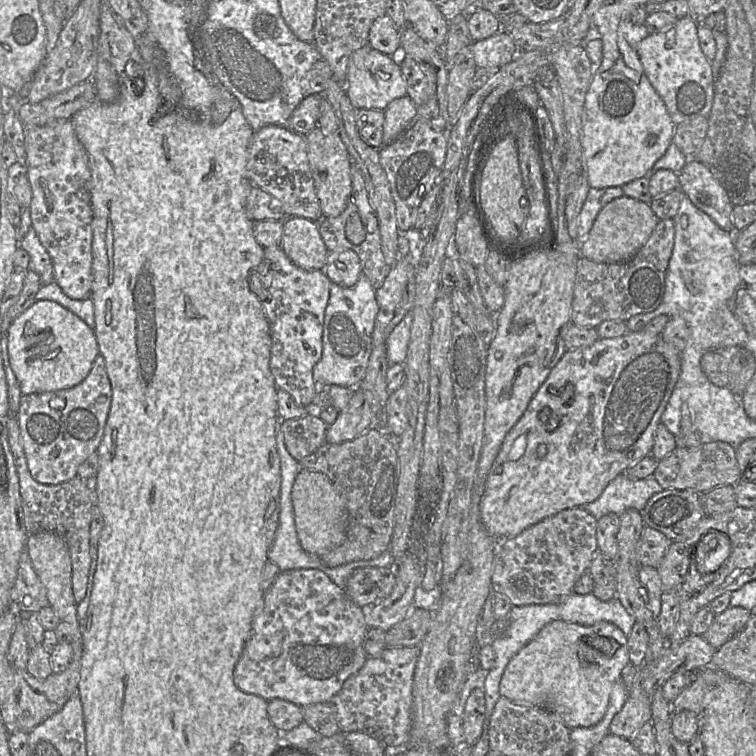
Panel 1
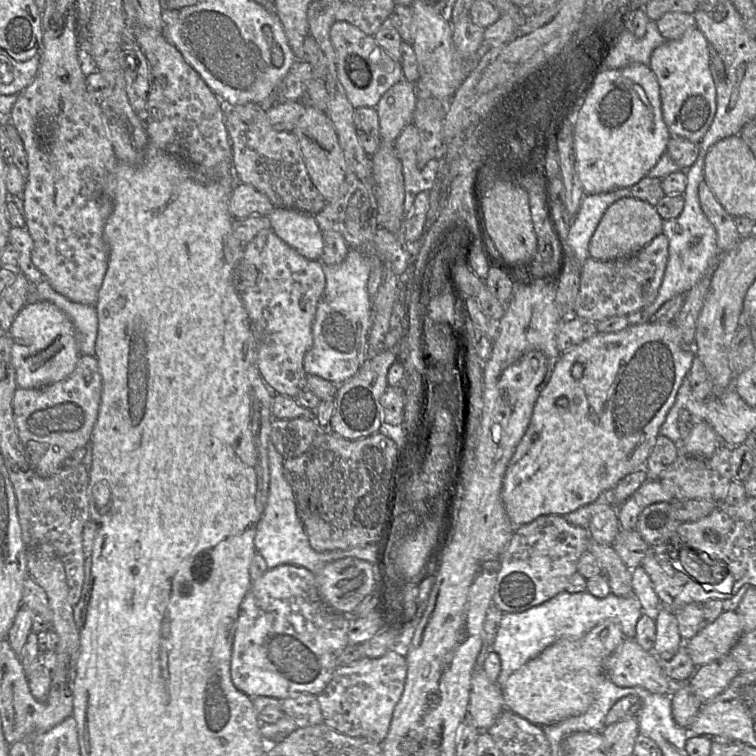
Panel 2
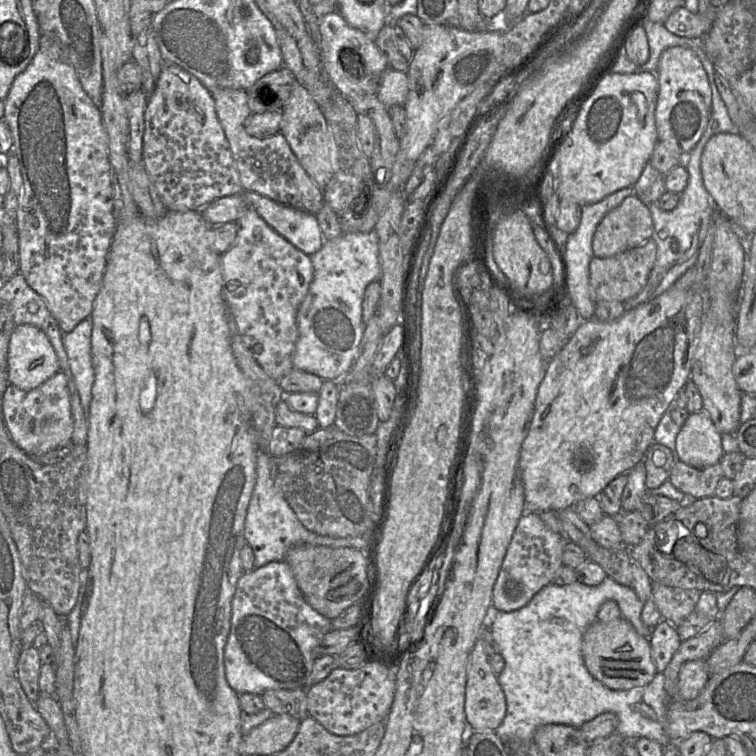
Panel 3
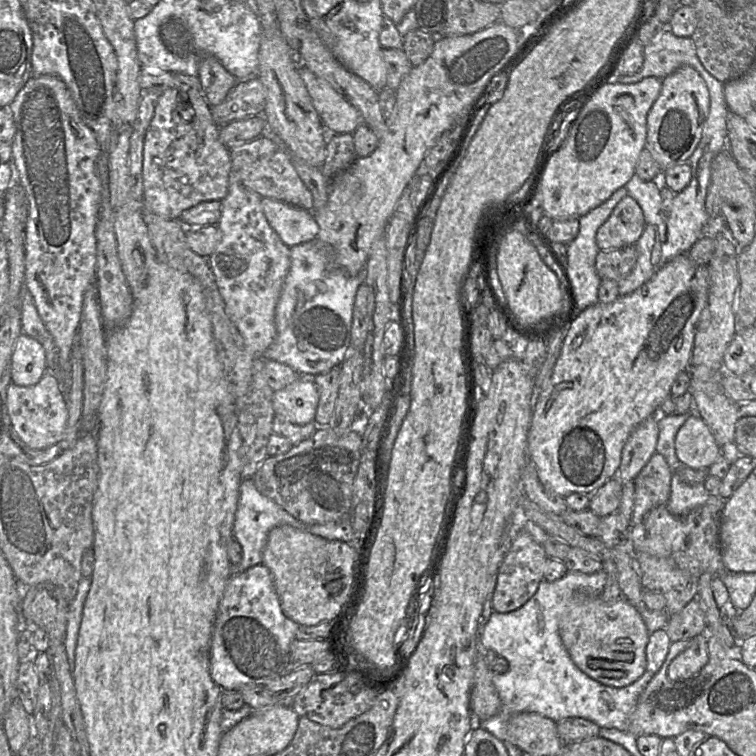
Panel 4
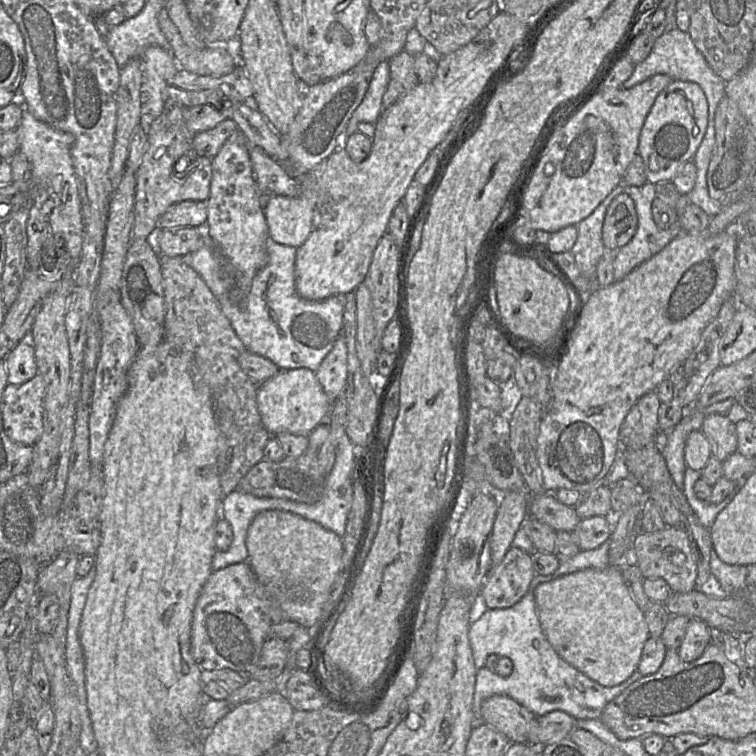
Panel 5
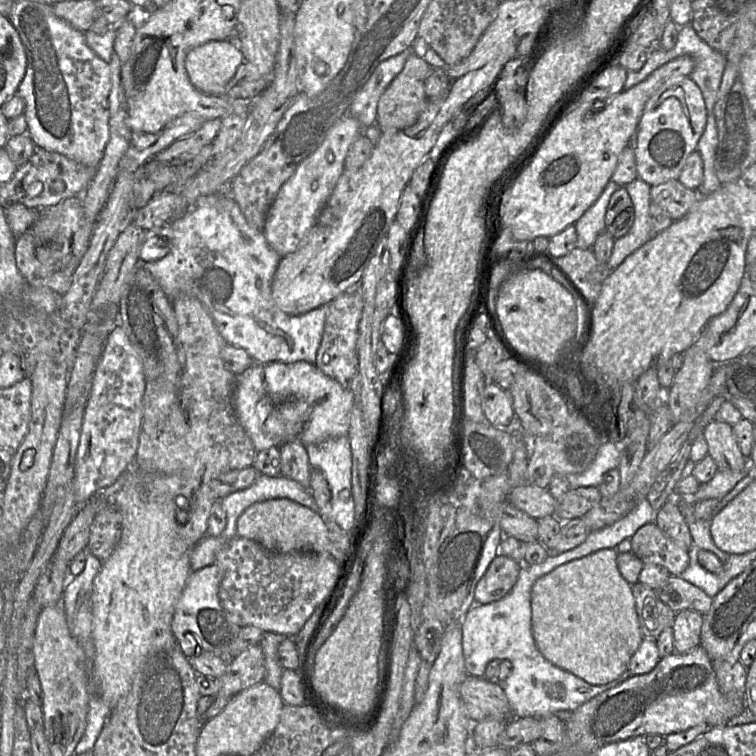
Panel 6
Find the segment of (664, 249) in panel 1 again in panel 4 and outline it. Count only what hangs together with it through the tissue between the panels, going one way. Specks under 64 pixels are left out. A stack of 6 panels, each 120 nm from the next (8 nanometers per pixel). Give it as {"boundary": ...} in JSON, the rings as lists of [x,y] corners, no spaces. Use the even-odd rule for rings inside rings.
{"boundary":[[[635,245],[599,251],[595,262],[596,272],[601,280],[610,279],[619,282],[631,273],[637,257]]]}

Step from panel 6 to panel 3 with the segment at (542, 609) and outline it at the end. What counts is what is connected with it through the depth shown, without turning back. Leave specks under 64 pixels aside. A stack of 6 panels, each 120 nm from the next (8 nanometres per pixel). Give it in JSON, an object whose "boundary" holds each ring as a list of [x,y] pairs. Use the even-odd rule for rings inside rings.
{"boundary":[[[623,617],[608,622],[595,620],[583,634],[581,651],[584,663],[592,676],[610,689],[627,690],[647,685],[657,673],[651,656],[649,639],[640,635]]]}

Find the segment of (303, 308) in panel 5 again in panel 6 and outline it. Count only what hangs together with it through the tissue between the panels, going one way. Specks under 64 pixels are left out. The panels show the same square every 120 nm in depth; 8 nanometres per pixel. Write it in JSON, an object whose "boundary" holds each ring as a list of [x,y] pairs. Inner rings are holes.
{"boundary":[[[229,185],[221,191],[200,197],[184,216],[168,225],[174,233],[170,252],[156,262],[140,264],[154,277],[171,301],[180,296],[198,299],[209,312],[225,342],[243,349],[255,363],[290,364],[305,361],[315,364],[324,331],[326,308],[319,307],[303,315],[291,316],[275,306],[272,284],[282,257],[270,247],[263,230],[255,229],[247,222],[232,197]]]}

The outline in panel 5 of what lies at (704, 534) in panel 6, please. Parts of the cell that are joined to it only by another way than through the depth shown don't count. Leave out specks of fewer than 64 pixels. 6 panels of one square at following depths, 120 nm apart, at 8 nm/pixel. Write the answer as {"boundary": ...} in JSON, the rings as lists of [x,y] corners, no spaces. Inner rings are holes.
{"boundary":[[[712,547],[710,571],[720,582],[727,593],[727,597],[744,597],[748,589],[747,566],[730,565],[721,561]]]}

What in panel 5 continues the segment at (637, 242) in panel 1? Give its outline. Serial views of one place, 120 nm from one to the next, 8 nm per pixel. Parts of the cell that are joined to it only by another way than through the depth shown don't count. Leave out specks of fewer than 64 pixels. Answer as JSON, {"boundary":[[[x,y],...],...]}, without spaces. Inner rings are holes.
{"boundary":[[[622,193],[609,205],[602,228],[602,241],[606,249],[617,251],[634,236],[638,217],[634,201]]]}

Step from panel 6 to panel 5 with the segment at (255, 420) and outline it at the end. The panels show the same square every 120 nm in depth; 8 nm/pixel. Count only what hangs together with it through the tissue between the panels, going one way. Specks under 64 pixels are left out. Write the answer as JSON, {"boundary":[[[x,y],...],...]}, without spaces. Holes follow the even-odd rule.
{"boundary":[[[307,368],[280,370],[272,378],[258,385],[259,413],[265,428],[272,436],[280,432],[309,435],[319,424],[327,420],[331,404],[315,372]]]}

